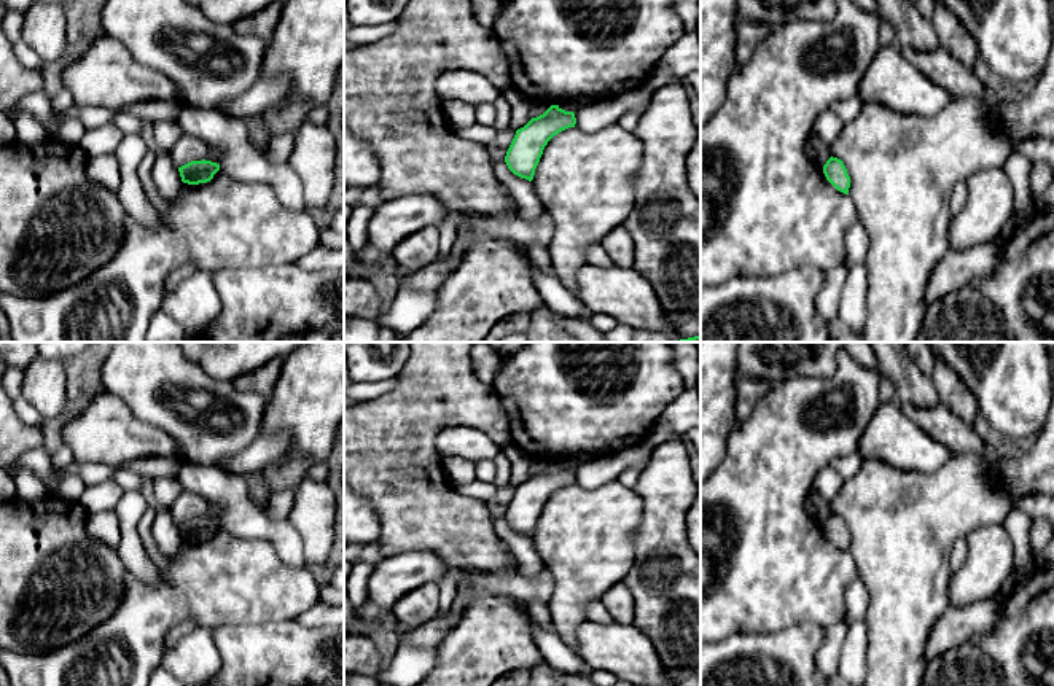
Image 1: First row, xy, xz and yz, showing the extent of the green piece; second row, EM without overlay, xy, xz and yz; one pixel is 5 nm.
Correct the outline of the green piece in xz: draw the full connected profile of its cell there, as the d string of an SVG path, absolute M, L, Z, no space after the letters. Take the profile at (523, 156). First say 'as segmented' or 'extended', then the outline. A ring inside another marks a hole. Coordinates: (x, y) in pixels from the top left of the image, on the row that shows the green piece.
as segmented; M551 105L543 115L532 118L516 135L506 151L508 169L529 181L533 180L545 146L559 132L575 127L573 111L565 111L559 105Z

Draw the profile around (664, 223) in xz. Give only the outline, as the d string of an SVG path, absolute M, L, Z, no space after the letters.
M683 80L656 89L634 131L643 145L642 166L632 177L635 204L623 228L634 239L634 269L654 288L673 328L673 339L701 334L701 201L691 191L686 159L699 137Z

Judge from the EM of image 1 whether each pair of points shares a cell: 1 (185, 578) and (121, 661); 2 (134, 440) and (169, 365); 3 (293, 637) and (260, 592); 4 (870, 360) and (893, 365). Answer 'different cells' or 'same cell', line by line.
1: same cell
2: different cells
3: different cells
4: different cells

